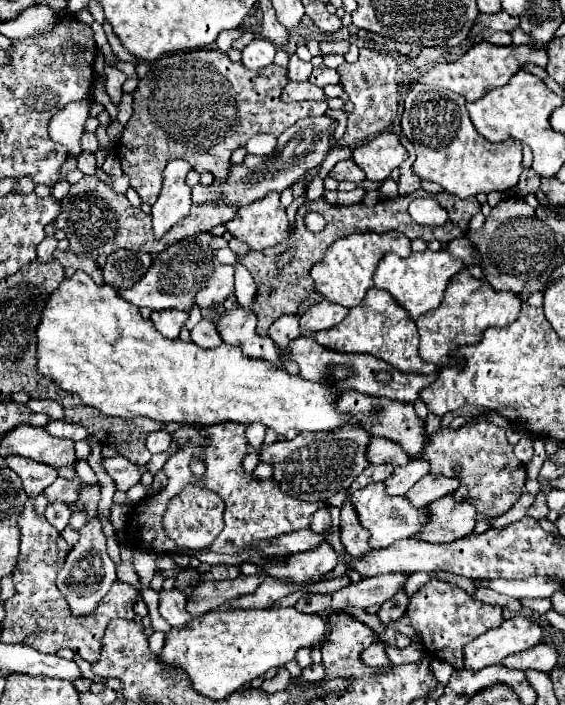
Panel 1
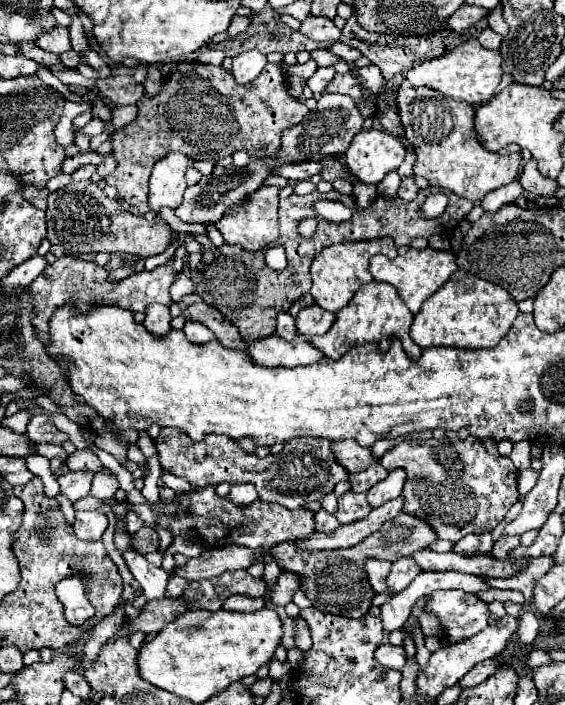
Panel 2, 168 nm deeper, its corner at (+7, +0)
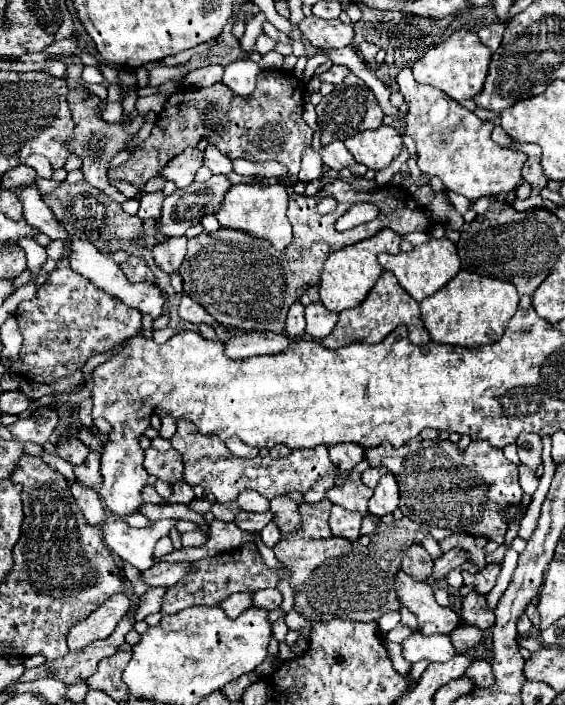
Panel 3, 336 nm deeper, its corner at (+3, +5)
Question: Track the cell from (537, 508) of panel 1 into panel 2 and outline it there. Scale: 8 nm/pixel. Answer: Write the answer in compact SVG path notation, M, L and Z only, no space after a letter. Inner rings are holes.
M515 537L515 539L499 539L495 545L493 545L493 549L491 549L491 557L493 559L507 559L507 555L509 555L509 549L515 549L519 545L519 537Z

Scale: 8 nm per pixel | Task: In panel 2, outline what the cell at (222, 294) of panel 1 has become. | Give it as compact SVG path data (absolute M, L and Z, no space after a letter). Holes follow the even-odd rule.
M179 273L171 285L171 299L179 301L183 295L189 295L189 293L193 293L193 283L185 273Z

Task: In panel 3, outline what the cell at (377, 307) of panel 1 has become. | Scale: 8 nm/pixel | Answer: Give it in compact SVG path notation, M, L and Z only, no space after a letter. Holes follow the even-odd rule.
M383 272L379 276L379 280L375 282L375 286L369 290L367 298L363 300L363 304L351 308L351 310L343 310L339 312L339 322L335 326L335 330L325 336L321 340L321 344L329 350L337 350L343 348L351 342L367 342L367 344L377 344L381 342L395 326L405 324L409 328L409 340L415 344L427 344L431 342L429 332L423 328L421 322L421 312L419 312L419 304L399 286L397 278L391 272Z

